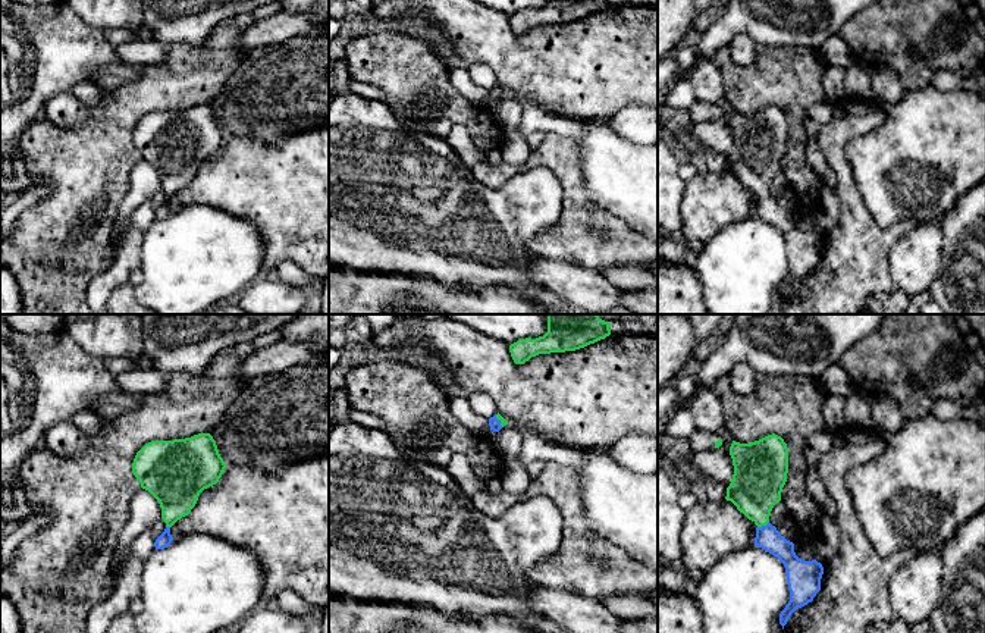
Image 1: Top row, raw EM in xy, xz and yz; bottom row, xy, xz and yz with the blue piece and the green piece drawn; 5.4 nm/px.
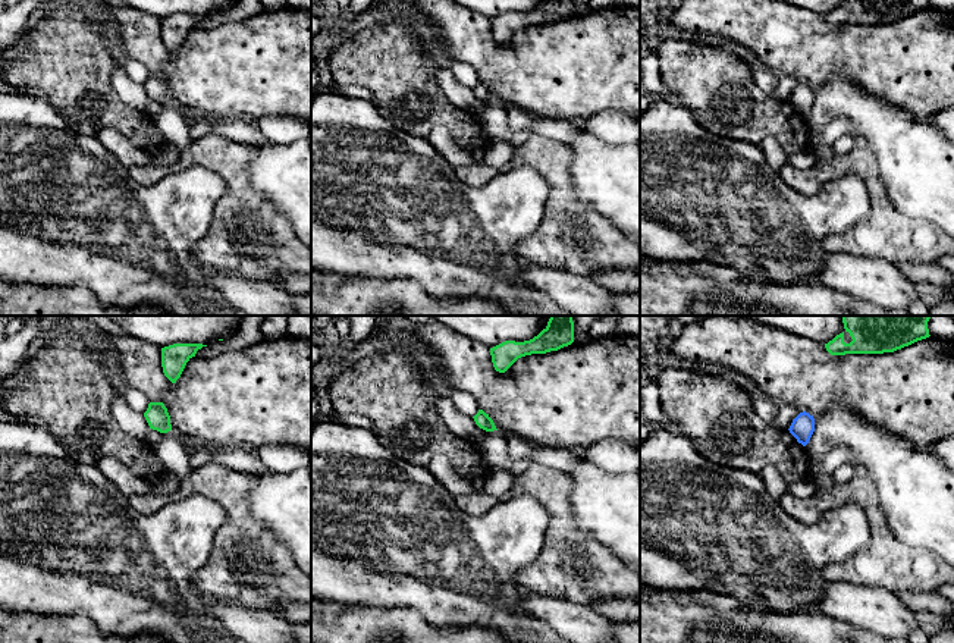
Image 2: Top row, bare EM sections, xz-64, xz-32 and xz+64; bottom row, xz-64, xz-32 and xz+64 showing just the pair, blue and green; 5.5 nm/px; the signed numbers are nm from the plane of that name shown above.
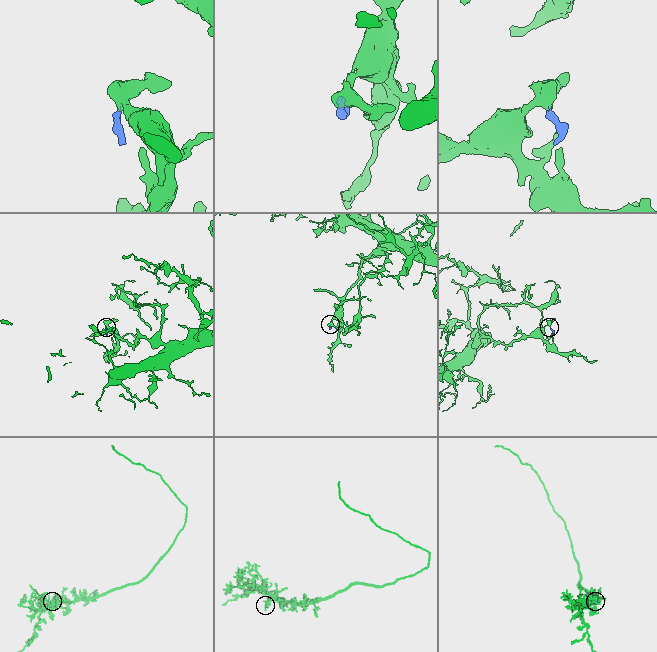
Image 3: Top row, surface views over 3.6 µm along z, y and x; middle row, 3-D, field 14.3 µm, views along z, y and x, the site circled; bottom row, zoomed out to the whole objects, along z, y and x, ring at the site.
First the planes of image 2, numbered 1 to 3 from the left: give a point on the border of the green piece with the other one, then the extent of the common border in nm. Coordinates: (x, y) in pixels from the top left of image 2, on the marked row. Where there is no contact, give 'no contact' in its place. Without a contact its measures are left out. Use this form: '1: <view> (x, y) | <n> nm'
1: no contact
2: no contact
3: no contact

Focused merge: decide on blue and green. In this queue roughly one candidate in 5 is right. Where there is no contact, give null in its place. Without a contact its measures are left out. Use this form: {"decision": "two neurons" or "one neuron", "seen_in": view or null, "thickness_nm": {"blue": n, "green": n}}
{"decision": "one neuron", "seen_in": "yz", "thickness_nm": {"blue": 140, "green": 280}}

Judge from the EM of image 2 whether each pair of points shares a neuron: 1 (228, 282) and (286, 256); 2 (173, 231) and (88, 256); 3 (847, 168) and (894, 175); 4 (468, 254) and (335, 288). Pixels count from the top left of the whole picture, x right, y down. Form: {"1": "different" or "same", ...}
{"1": "different", "2": "same", "3": "different", "4": "different"}

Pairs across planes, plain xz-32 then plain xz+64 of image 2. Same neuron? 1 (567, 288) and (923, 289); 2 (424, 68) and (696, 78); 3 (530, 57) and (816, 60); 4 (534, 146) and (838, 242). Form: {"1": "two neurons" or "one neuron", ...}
{"1": "two neurons", "2": "one neuron", "3": "one neuron", "4": "one neuron"}

